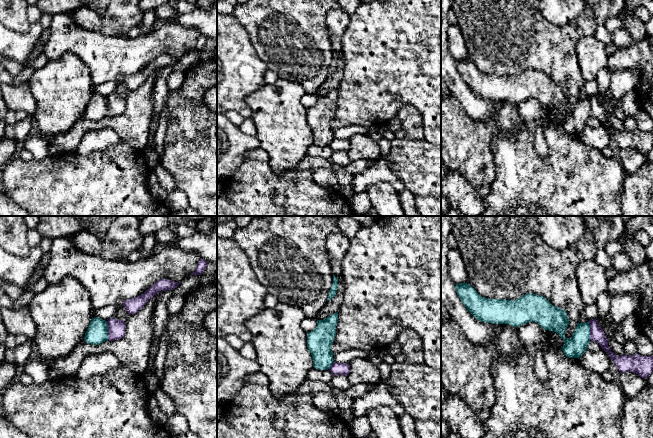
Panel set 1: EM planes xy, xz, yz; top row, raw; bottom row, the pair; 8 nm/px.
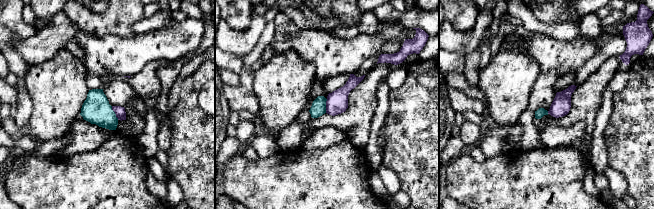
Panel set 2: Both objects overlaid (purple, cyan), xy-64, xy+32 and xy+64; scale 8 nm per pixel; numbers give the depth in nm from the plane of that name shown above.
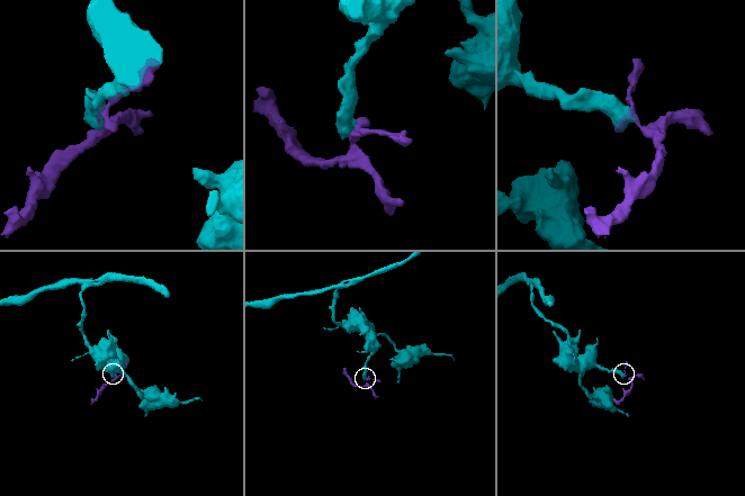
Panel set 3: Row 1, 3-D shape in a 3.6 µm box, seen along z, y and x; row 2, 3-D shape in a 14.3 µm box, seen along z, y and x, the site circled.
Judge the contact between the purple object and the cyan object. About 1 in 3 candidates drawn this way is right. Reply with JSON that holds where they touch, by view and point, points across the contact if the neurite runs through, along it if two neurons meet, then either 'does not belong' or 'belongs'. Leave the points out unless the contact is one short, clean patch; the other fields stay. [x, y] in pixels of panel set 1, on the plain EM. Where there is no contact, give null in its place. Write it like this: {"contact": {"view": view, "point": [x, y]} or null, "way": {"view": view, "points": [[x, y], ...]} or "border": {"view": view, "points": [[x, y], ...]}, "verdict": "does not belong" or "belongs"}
{"contact": {"view": "xy", "point": [108, 106]}, "border": {"view": "xy", "points": [[106, 97], [108, 115]]}, "verdict": "does not belong"}

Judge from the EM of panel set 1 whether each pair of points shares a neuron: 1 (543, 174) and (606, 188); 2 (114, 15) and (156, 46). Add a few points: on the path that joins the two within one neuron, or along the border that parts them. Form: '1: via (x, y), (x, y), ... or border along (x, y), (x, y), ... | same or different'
1: via (559, 183), (577, 183), (582, 188), (590, 188) | same
2: border along (101, 33), (124, 36) | different

